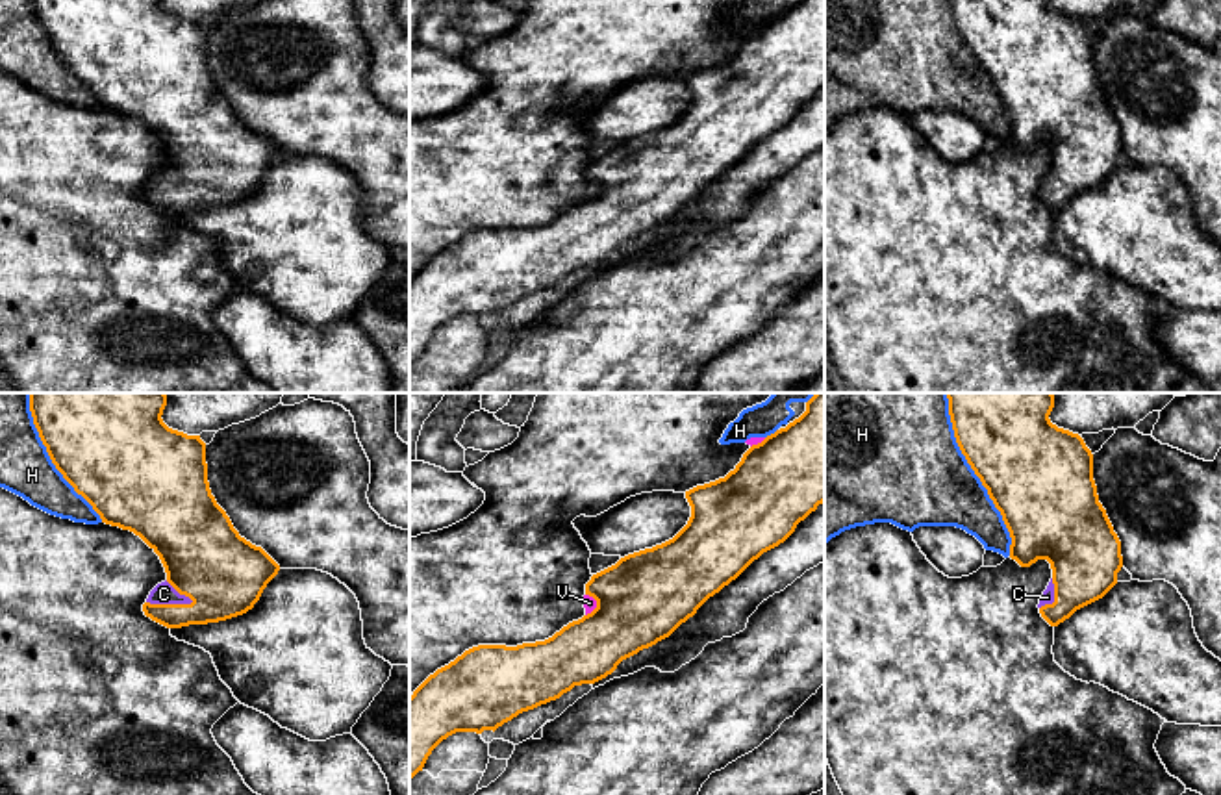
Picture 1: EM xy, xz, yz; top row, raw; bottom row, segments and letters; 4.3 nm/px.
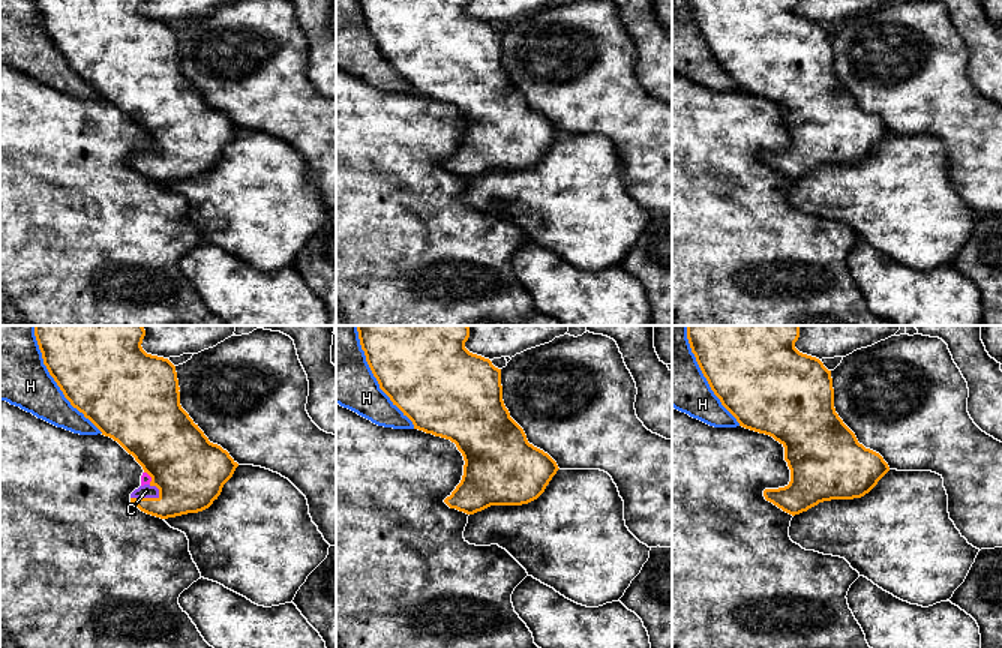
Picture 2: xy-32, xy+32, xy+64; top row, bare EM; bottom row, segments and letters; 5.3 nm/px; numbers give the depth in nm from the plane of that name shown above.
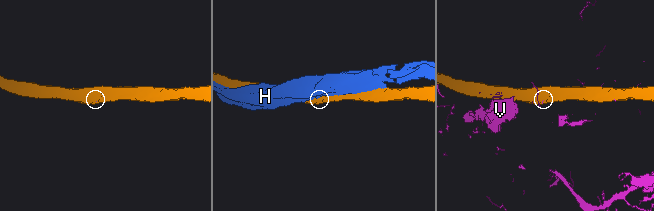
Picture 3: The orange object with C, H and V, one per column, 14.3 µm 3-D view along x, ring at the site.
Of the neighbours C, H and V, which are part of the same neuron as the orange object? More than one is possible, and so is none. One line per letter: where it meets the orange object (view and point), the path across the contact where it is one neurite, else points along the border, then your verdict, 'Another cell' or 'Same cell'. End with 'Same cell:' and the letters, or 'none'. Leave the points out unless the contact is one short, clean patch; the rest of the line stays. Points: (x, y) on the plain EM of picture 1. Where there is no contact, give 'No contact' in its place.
C: Touches orange at xy (169, 189). Same cell
H: Touches orange at yz (982, 69). Another cell
V: Touches orange at xz (597, 189). Another cell
Same cell: C

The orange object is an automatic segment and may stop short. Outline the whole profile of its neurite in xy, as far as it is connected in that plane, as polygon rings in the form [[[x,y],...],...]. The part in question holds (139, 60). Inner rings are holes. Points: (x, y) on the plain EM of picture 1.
[[[31,0],[63,63],[102,107],[139,120],[161,145],[167,165],[143,196],[167,213],[208,209],[246,198],[280,150],[233,113],[208,67],[206,28],[169,13],[161,0]]]

